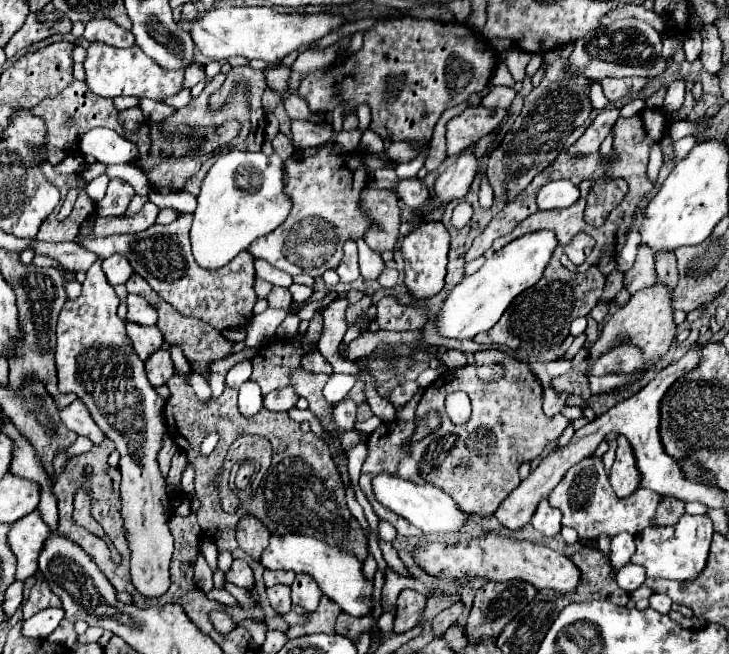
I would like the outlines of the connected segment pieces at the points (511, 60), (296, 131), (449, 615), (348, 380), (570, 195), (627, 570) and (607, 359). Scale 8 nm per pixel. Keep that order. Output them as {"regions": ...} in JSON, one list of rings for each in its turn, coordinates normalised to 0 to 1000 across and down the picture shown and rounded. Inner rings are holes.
{"regions":[[[[706,75],[706,78],[695,87],[695,102],[698,102],[698,109],[701,109],[701,115],[704,115],[706,124],[717,124],[717,118],[720,118],[720,102],[723,102],[726,90],[728,90],[728,84],[726,84],[723,78],[715,78],[715,75]]],[[[399,185],[399,203],[407,228],[435,225],[457,209],[454,191],[429,191],[424,185]]],[[[621,922],[610,934],[605,934],[593,950],[593,960],[597,962],[597,971],[608,971],[613,965],[613,959],[619,959],[632,937],[635,937],[635,925],[632,922]]],[[[454,573],[446,595],[443,595],[443,604],[446,604],[449,616],[460,619],[476,607],[476,601],[481,598],[484,589],[487,589],[484,573]]],[[[759,277],[742,286],[737,295],[739,320],[775,320],[794,304],[794,286],[781,277]]],[[[860,861],[855,870],[846,873],[846,891],[860,907],[868,907],[871,901],[877,901],[882,888],[885,888],[885,870],[879,870],[877,864]]],[[[844,531],[841,537],[826,543],[813,555],[807,573],[857,573],[857,570],[866,570],[866,567],[871,567],[871,564],[874,564],[879,555],[882,555],[879,537],[874,537],[874,534],[866,534],[866,531],[863,531],[863,537],[855,537],[855,534]]]]}

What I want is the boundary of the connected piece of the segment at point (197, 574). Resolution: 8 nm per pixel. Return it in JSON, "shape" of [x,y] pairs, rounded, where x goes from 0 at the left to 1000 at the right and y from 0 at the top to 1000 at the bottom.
{"shape":[[[272,849],[267,864],[266,864],[266,890],[277,901],[280,905],[287,905],[291,902],[292,891],[292,875],[288,872],[284,859],[281,858],[278,849]]]}

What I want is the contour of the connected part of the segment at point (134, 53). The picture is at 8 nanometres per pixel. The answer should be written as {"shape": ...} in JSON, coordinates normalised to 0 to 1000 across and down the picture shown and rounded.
{"shape":[[[125,66],[119,72],[119,87],[114,102],[117,102],[119,133],[130,145],[150,148],[150,151],[158,151],[163,145],[182,145],[188,151],[202,148],[210,154],[221,154],[226,148],[243,145],[251,127],[251,106],[243,106],[243,109],[221,106],[207,87],[199,87],[199,81],[188,75],[188,69],[182,69],[182,75],[155,75],[150,69]]]}

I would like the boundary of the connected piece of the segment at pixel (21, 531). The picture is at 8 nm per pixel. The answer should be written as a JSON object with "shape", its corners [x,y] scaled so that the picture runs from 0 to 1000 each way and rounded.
{"shape":[[[51,781],[40,784],[34,794],[26,794],[15,803],[10,815],[10,833],[23,852],[21,882],[26,888],[34,888],[37,882],[51,876],[51,852],[64,821],[67,806],[56,797]]]}

